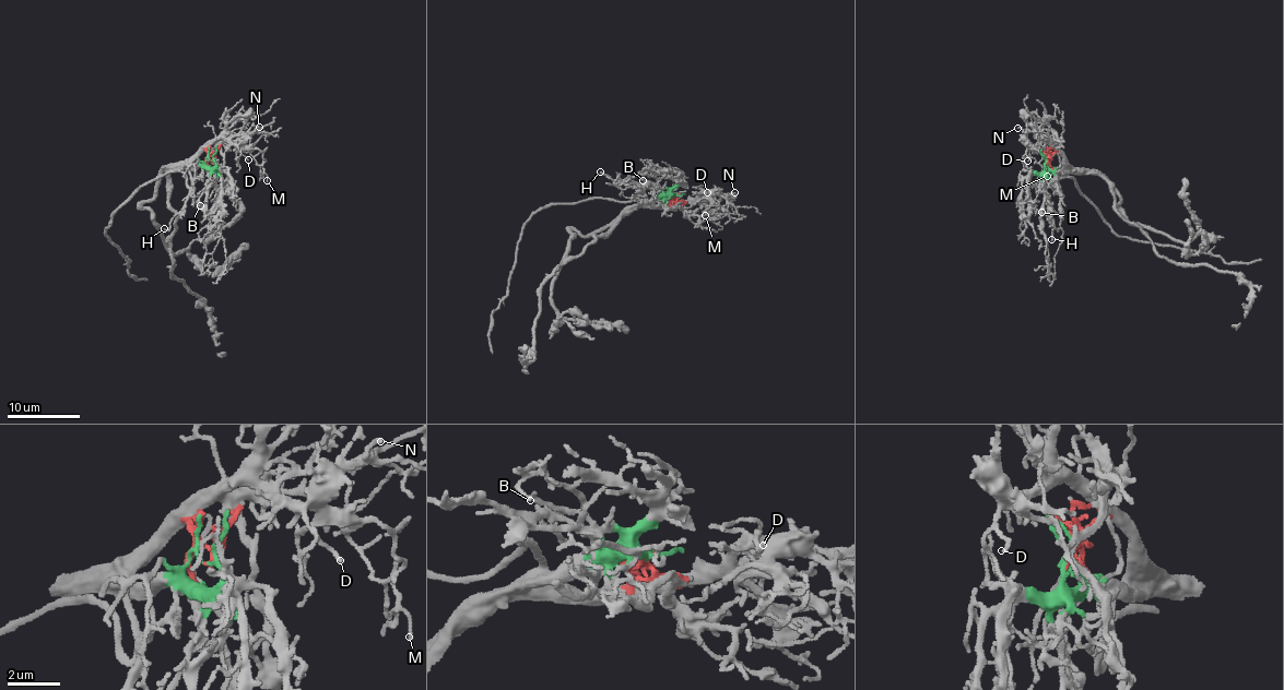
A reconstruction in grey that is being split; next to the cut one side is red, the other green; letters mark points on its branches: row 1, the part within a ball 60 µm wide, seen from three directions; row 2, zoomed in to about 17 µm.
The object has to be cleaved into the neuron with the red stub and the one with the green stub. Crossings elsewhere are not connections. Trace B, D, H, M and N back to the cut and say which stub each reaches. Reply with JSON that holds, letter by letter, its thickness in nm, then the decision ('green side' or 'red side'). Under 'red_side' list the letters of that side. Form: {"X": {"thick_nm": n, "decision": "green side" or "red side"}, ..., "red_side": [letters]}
{"B": {"thick_nm": 100, "decision": "green side"}, "D": {"thick_nm": 120, "decision": "red side"}, "H": {"thick_nm": 130, "decision": "green side"}, "M": {"thick_nm": 110, "decision": "red side"}, "N": {"thick_nm": 110, "decision": "red side"}, "red_side": ["D", "M", "N"]}

